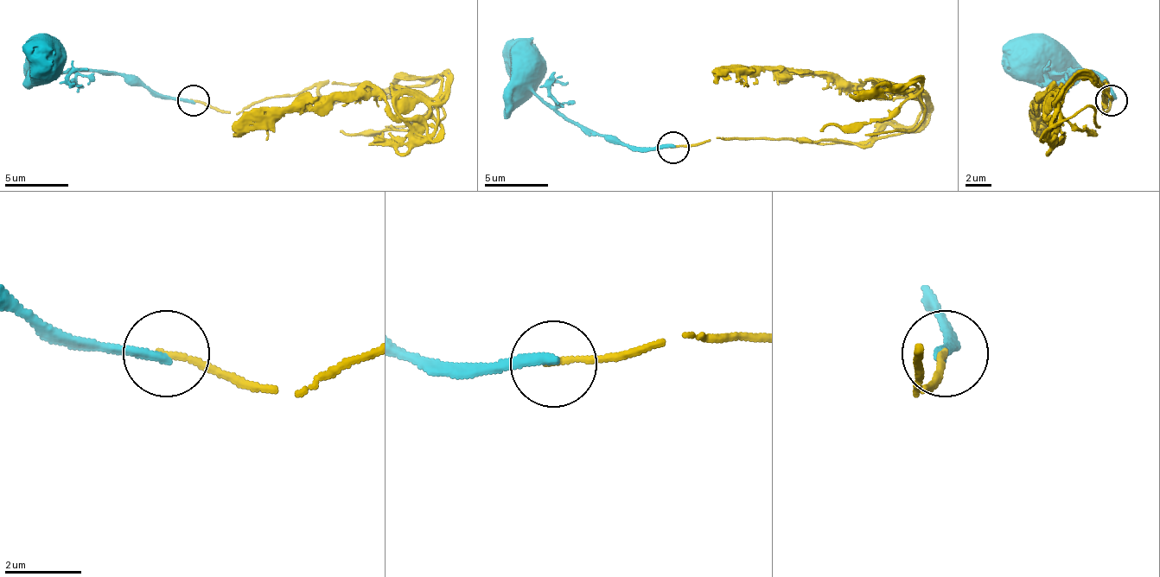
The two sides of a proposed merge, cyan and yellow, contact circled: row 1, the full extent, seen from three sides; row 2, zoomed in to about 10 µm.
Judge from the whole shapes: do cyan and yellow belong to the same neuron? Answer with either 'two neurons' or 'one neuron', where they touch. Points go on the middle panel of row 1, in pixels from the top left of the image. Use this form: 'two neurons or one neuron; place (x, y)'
two neurons; place (673, 147)

